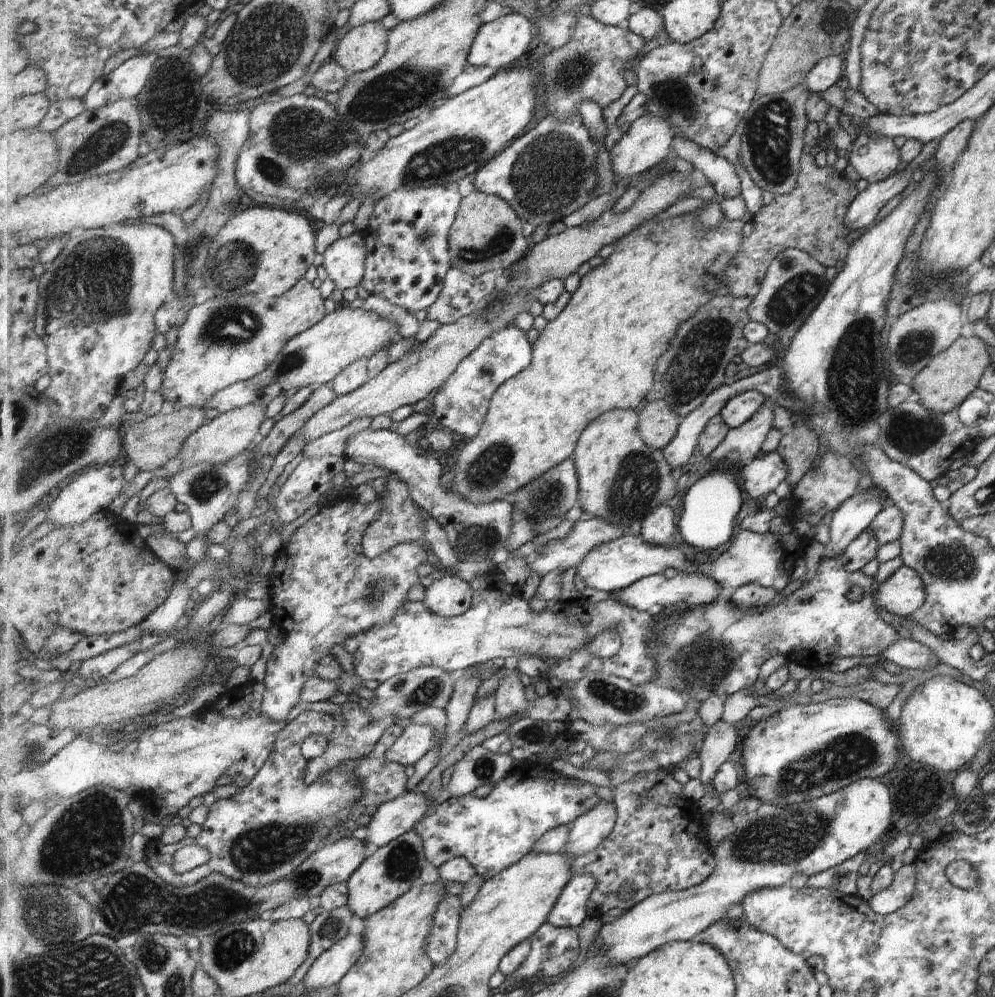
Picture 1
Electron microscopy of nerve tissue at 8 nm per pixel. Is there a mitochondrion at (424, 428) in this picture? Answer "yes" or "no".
no

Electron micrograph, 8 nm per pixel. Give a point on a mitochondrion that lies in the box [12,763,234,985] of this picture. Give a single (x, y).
(89, 837)

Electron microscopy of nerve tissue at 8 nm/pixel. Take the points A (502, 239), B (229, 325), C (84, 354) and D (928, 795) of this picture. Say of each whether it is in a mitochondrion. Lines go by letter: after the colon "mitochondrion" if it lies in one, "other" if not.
A: mitochondrion
B: mitochondrion
C: mitochondrion
D: other

